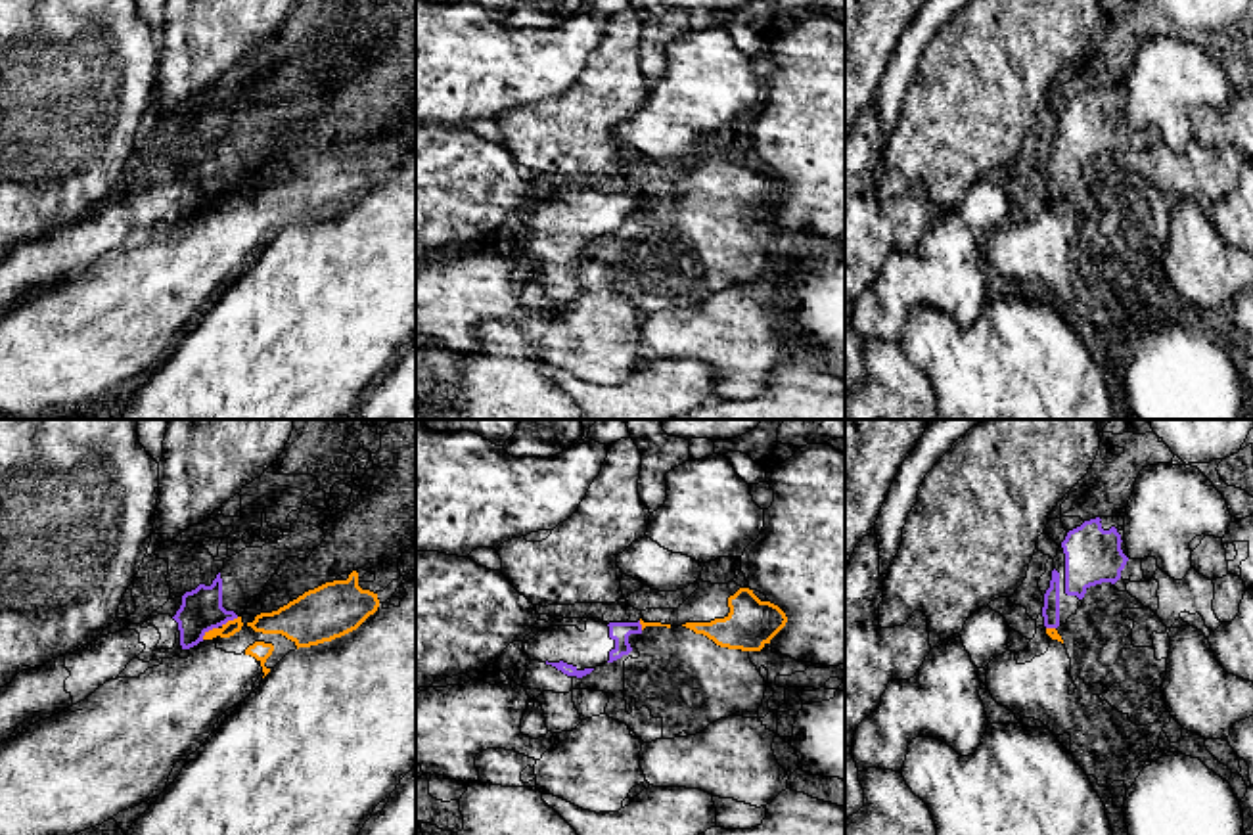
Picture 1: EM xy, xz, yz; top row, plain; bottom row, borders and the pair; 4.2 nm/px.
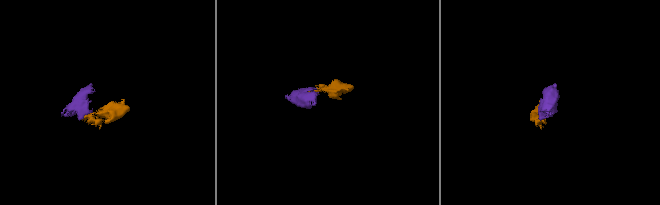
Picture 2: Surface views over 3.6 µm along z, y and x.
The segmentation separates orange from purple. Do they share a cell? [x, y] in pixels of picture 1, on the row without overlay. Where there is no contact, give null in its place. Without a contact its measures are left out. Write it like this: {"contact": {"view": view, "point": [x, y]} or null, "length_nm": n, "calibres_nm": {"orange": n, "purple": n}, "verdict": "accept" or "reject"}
{"contact": {"view": "xy", "point": [209, 202]}, "length_nm": 90, "calibres_nm": {"orange": 60, "purple": 180}, "verdict": "reject"}

